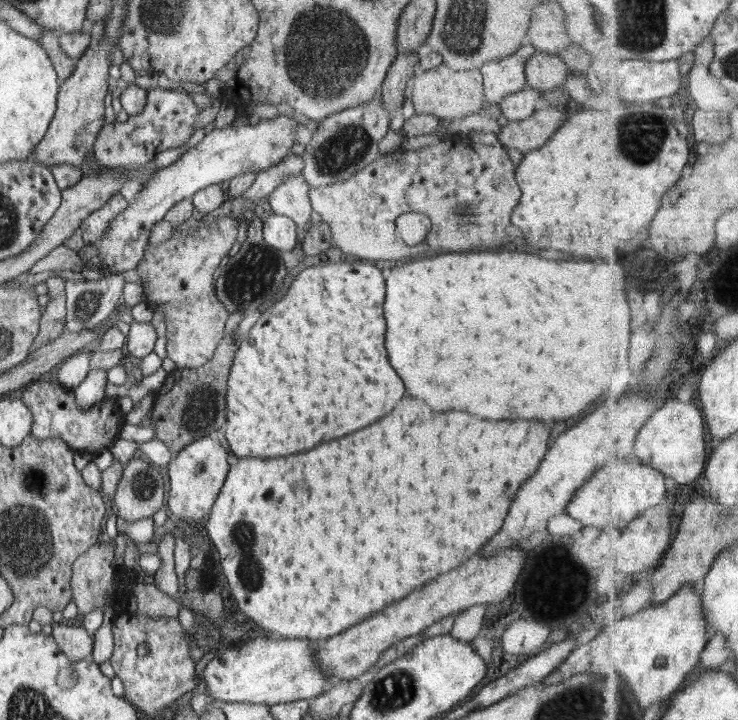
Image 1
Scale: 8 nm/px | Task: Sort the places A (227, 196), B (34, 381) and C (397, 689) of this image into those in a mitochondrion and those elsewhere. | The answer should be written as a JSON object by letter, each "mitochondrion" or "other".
{"A":"other","B":"other","C":"mitochondrion"}

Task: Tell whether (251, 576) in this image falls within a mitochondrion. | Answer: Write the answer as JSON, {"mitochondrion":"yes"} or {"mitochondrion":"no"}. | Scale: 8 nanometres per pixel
{"mitochondrion":"yes"}

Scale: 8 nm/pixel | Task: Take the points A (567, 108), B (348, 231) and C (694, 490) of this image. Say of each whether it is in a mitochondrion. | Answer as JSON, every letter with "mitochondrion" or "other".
{"A":"other","B":"other","C":"other"}

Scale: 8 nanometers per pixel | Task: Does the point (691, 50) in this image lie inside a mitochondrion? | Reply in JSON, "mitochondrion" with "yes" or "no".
{"mitochondrion":"no"}

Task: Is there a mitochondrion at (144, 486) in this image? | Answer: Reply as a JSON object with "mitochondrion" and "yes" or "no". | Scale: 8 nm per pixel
{"mitochondrion":"yes"}

